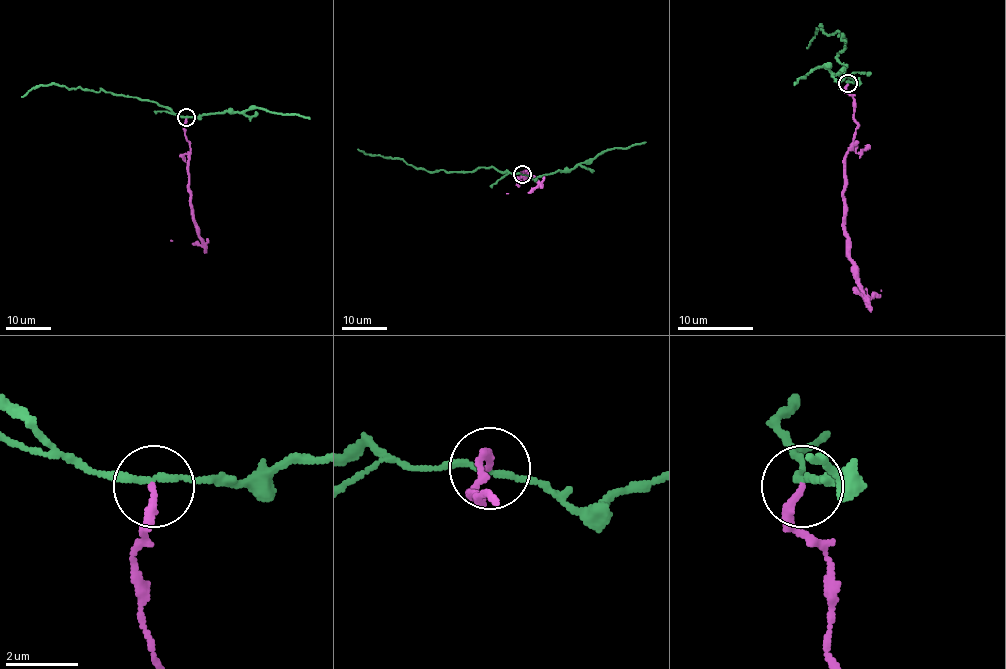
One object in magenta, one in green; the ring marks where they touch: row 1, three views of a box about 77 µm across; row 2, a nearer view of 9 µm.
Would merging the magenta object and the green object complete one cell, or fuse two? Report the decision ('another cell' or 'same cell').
another cell

